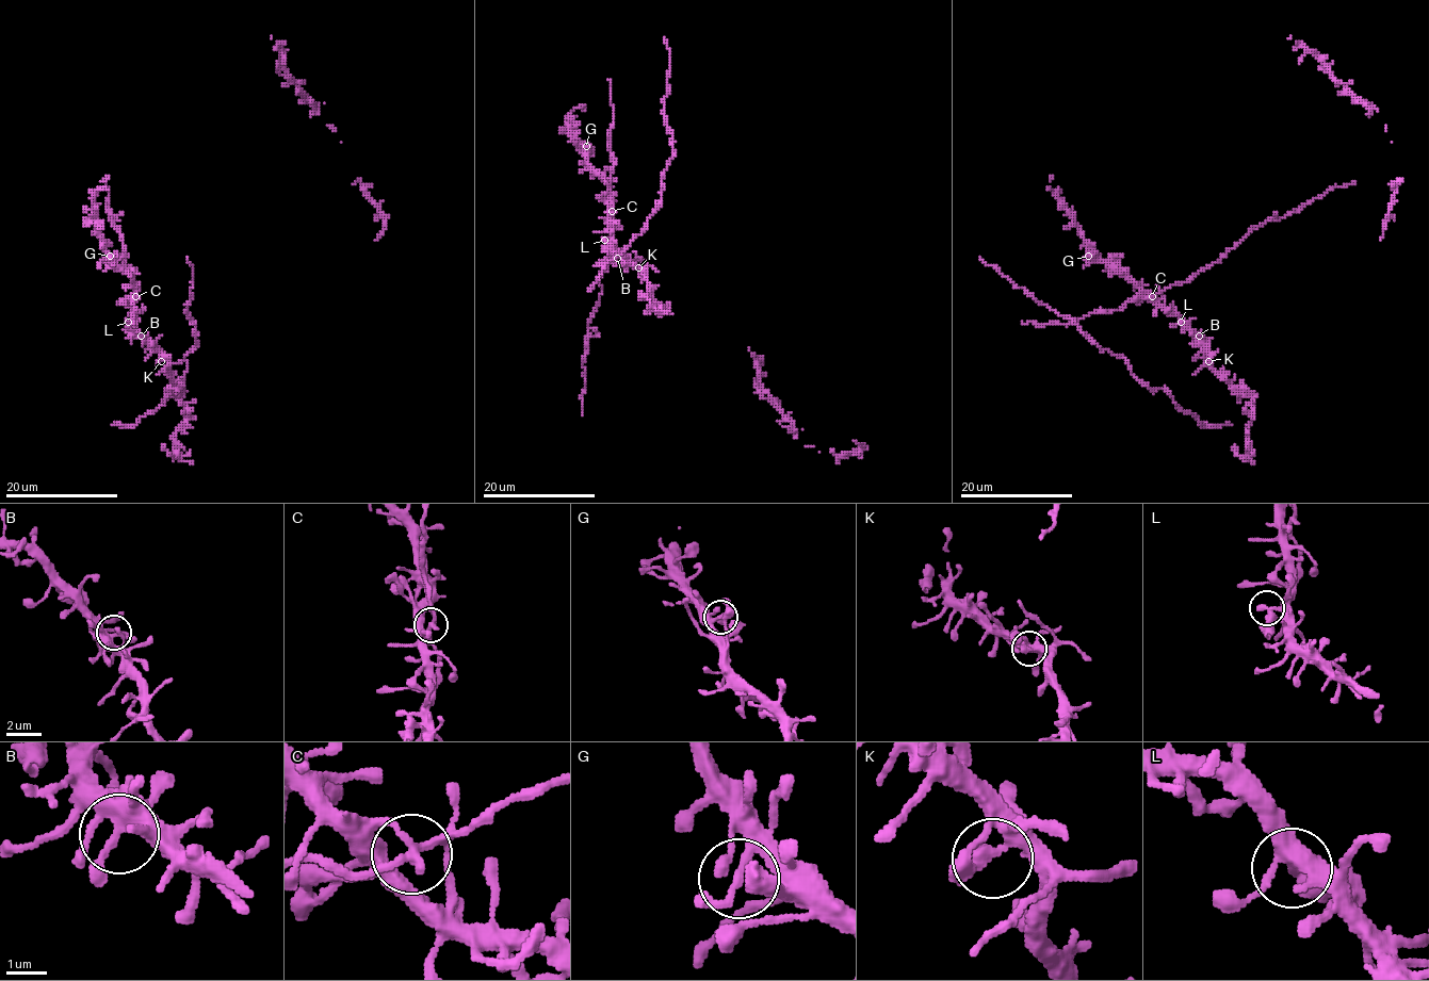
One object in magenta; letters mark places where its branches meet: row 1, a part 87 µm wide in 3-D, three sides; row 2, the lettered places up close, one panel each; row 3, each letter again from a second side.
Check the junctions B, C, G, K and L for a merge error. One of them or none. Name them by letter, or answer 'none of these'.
none of these

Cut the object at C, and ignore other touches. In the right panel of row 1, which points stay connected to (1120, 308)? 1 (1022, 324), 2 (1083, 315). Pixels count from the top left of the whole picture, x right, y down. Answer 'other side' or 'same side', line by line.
1: same side
2: same side

